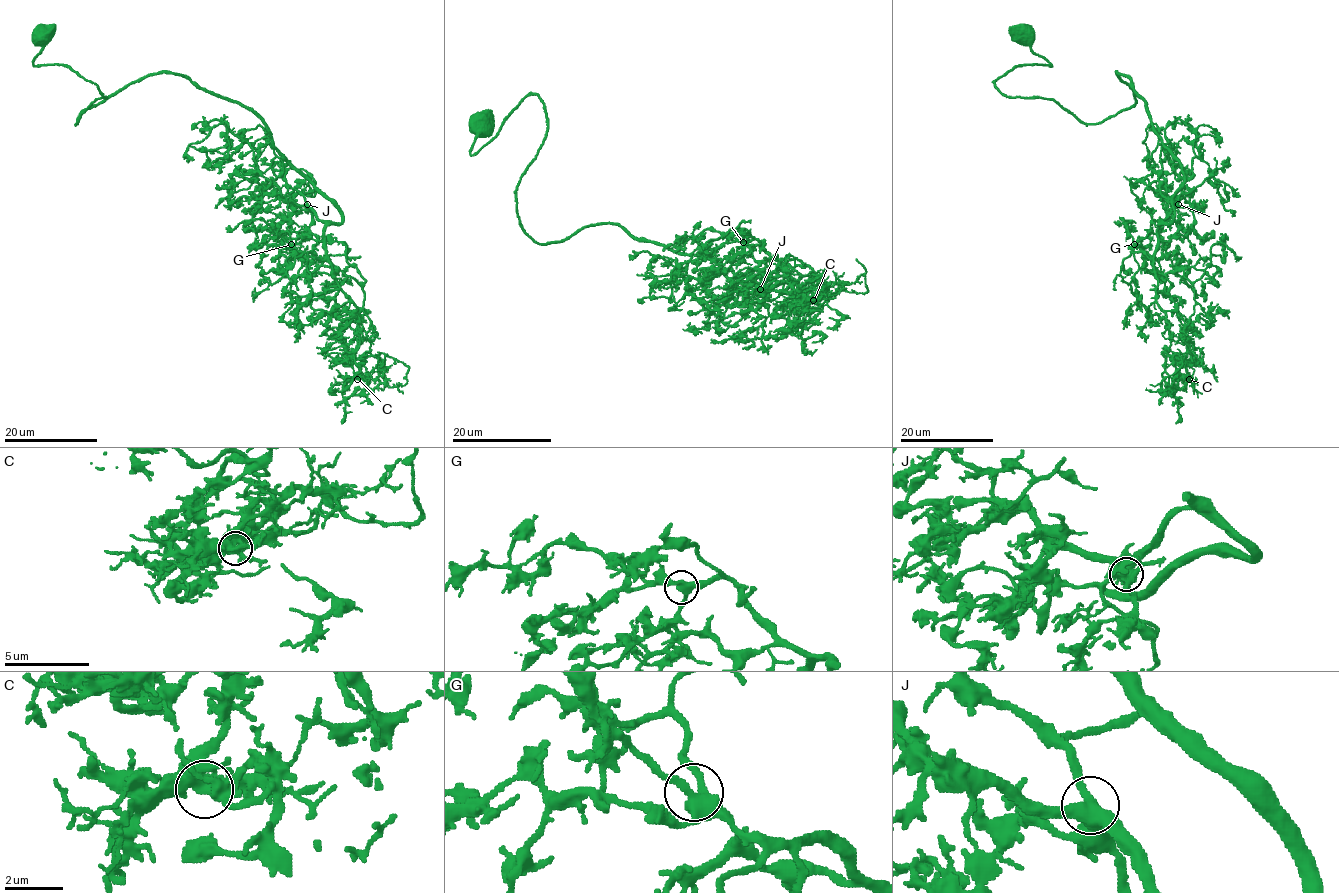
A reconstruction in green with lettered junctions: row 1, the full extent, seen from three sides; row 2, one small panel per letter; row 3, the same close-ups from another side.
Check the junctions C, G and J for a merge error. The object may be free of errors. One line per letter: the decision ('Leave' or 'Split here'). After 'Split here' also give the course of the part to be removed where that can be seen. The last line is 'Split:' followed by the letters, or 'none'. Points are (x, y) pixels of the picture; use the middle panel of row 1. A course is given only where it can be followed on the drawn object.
C: Leave
G: Leave
J: Leave
Split: none

